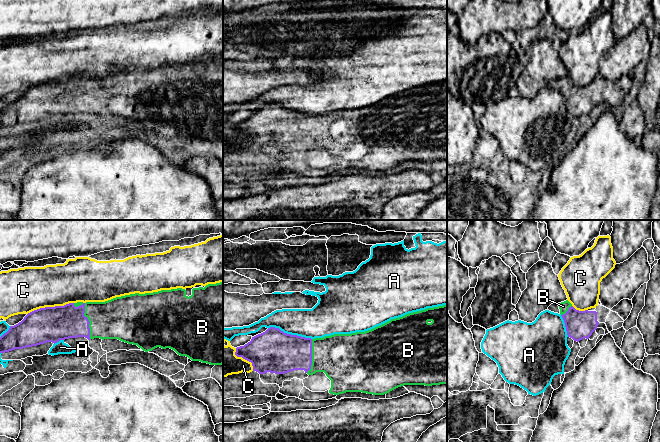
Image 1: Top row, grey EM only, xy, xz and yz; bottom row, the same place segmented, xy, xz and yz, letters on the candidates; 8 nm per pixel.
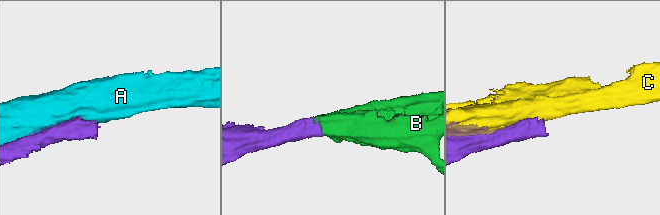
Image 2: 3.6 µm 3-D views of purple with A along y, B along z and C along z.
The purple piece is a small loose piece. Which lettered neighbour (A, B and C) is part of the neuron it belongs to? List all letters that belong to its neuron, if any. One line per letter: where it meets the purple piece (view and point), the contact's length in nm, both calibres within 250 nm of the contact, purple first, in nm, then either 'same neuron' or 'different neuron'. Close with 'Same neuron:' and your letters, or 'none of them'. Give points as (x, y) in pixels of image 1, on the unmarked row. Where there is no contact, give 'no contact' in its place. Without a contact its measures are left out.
A: xz (290, 110) | 360 nm | 340/260 nm | different neuron
B: xy (83, 91) | 320 nm | 280/320 nm | same neuron
C: xy (50, 83) | 380 nm | 280/360 nm | different neuron
Same neuron: B

